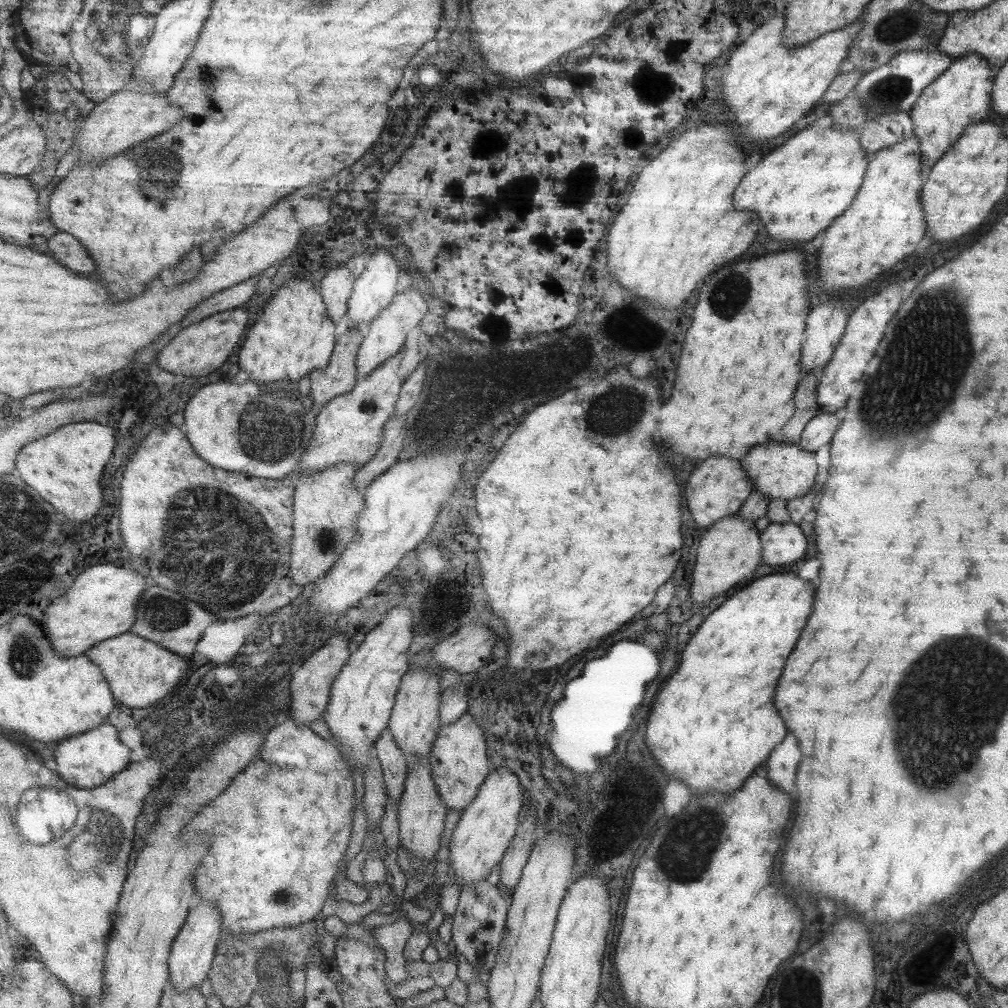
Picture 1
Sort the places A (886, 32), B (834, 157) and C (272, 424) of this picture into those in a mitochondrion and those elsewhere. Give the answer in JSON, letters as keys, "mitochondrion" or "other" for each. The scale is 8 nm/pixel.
{"A":"mitochondrion","B":"other","C":"mitochondrion"}

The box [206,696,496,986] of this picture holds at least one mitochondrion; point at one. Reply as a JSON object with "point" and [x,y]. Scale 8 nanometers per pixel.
{"point":[284,892]}

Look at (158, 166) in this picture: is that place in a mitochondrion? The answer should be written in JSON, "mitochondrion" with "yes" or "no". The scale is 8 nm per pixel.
{"mitochondrion":"yes"}

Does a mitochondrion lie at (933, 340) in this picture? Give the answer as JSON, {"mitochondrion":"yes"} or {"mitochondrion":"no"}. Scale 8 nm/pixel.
{"mitochondrion":"yes"}

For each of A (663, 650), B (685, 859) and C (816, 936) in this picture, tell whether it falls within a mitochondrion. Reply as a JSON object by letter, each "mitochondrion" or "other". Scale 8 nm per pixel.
{"A":"other","B":"mitochondrion","C":"other"}

